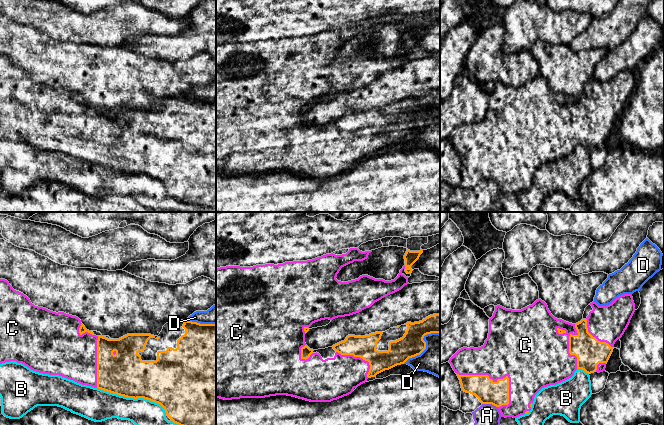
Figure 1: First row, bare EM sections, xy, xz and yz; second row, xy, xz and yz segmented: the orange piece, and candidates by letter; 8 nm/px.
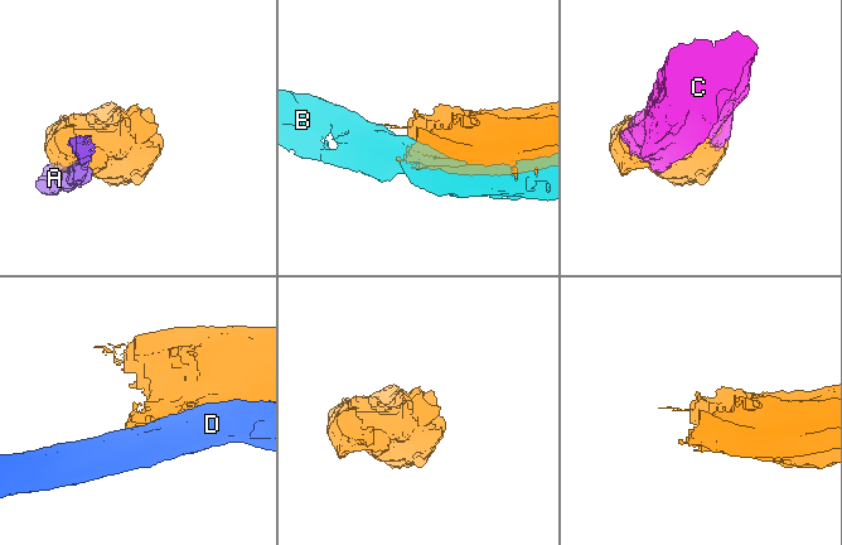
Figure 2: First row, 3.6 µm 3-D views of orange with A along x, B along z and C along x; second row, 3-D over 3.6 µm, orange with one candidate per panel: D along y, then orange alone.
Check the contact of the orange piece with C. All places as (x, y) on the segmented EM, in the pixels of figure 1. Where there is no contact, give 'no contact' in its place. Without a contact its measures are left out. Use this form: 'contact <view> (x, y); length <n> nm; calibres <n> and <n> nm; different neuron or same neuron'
contact yz (495, 382); length 500 nm; calibres 190 and 360 nm; same neuron

